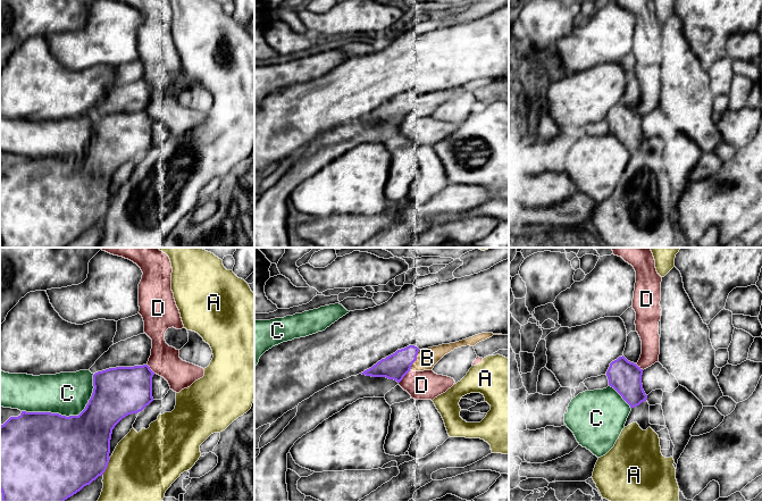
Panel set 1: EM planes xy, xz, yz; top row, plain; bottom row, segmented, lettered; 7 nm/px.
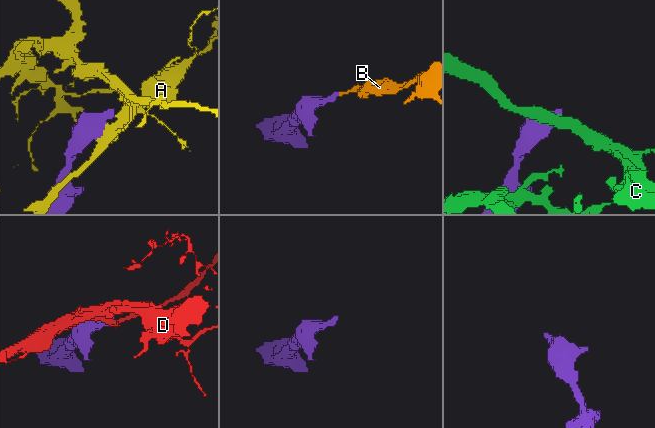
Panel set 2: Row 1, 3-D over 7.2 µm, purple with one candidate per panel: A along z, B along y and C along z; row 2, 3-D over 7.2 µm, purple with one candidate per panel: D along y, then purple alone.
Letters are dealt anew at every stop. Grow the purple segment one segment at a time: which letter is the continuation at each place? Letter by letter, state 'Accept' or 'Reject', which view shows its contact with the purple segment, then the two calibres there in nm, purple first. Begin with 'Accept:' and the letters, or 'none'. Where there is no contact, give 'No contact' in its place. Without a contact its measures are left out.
Accept: B
A: Reject. Touches purple in xy. Thickness 480 nm (purple) against 460 nm
B: Accept. Touches purple in xz. Thickness 180 nm (purple) against 140 nm
C: Reject. Touches purple in xy. Thickness 500 nm (purple) against 300 nm
D: Reject. Touches purple in xz. Thickness 180 nm (purple) against 200 nm

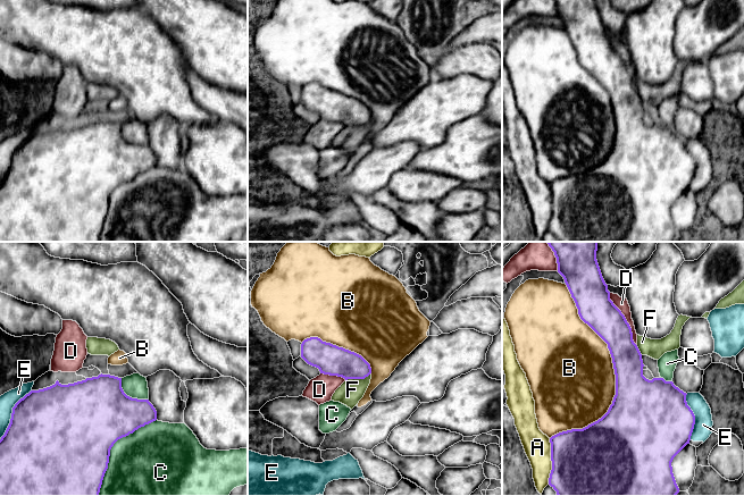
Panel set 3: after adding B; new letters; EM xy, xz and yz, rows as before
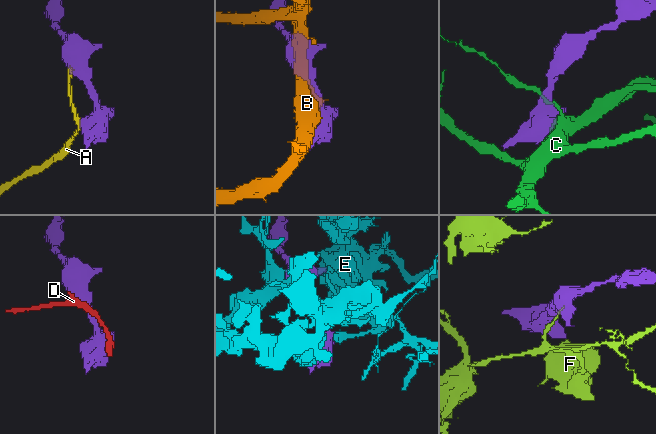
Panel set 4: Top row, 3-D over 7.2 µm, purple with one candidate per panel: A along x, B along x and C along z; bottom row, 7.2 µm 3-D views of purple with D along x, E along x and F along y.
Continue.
Accept: none
A: Reject. Touches purple in yz. Thickness 500 nm (purple) against 190 nm
B: Reject. Touches purple in yz. Thickness 360 nm (purple) against 480 nm
C: Reject. Touches purple in xy. Thickness 500 nm (purple) against 460 nm
D: Reject. Touches purple in yz. Thickness 240 nm (purple) against 80 nm
E: Reject. Touches purple in xy. Thickness 500 nm (purple) against 110 nm
F: Reject. Touches purple in xz. Thickness 220 nm (purple) against 170 nm

